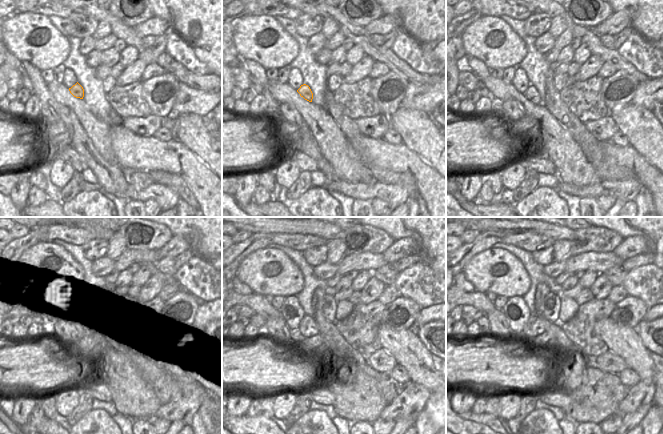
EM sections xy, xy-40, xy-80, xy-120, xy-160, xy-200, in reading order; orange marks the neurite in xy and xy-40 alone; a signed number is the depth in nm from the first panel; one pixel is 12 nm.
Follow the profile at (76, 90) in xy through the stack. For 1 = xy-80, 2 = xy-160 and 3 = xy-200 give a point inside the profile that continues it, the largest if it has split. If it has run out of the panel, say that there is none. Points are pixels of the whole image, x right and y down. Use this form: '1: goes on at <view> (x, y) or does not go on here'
1: goes on at xy-80 (531, 93)
2: goes on at xy-160 (308, 327)
3: goes on at xy-200 (535, 326)

